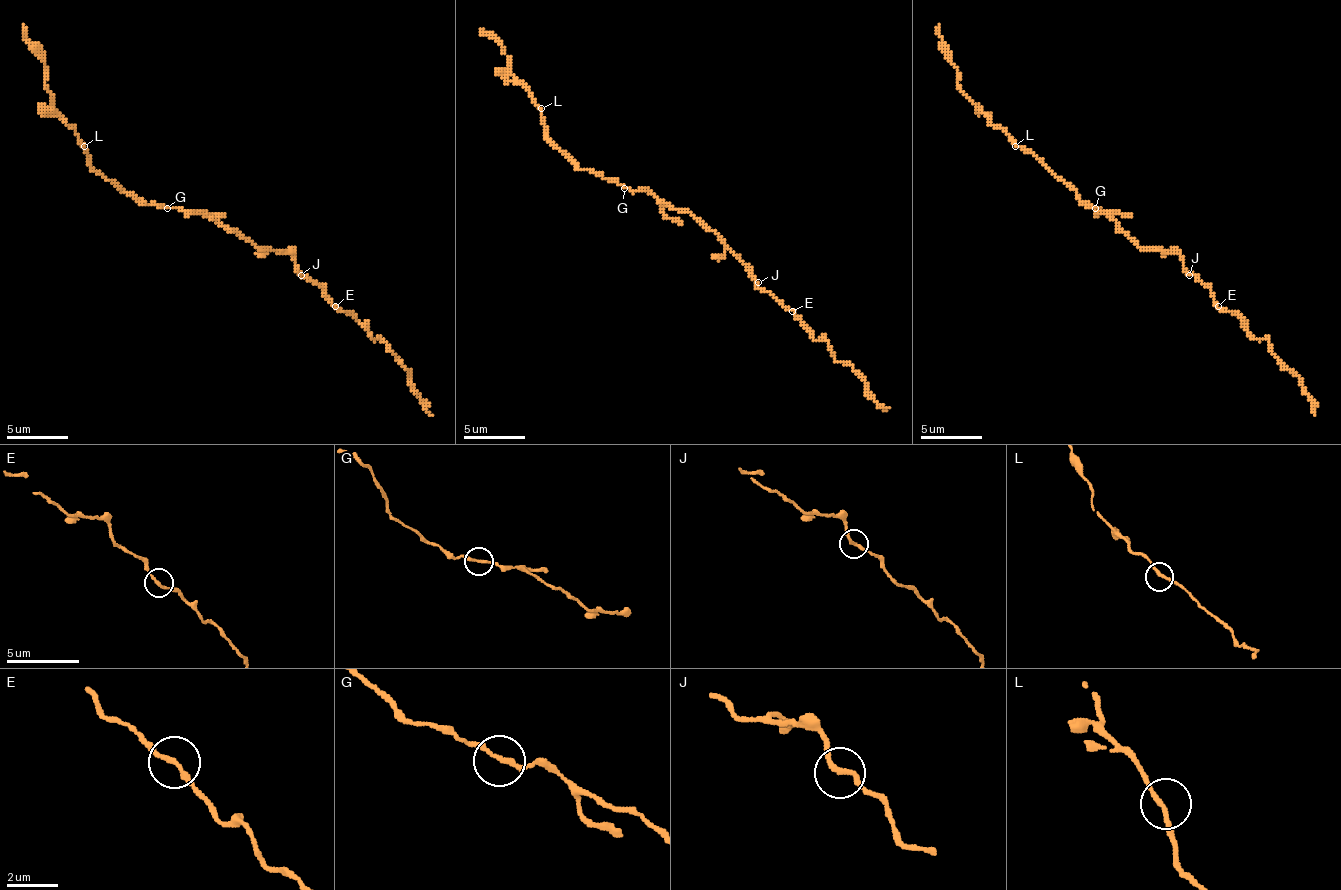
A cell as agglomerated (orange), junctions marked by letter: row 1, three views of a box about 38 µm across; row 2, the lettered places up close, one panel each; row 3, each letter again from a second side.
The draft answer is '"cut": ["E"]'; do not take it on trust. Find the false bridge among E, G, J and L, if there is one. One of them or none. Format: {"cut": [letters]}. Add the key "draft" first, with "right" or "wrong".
{"draft": "wrong", "cut": []}

